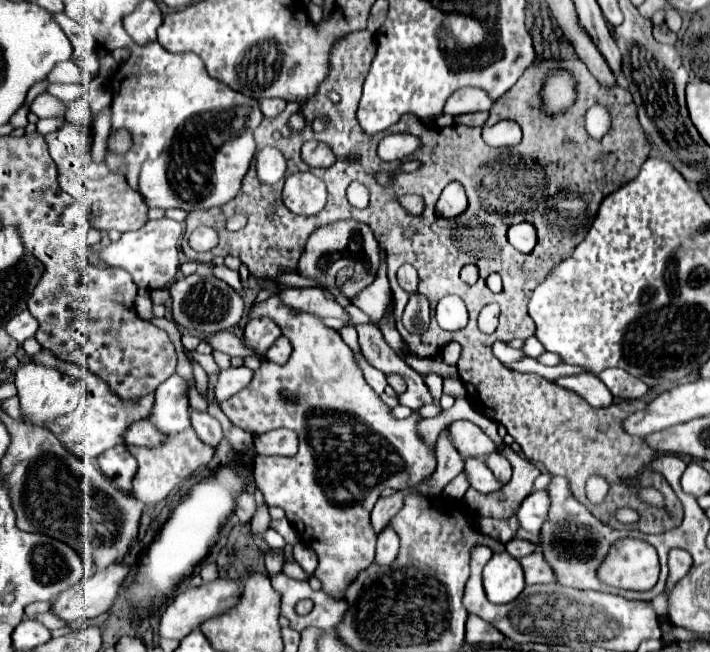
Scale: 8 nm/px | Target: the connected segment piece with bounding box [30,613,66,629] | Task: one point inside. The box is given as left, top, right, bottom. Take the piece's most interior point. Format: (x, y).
(48, 620)

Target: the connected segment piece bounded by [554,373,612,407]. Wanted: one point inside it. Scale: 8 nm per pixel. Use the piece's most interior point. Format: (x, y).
(595, 392)

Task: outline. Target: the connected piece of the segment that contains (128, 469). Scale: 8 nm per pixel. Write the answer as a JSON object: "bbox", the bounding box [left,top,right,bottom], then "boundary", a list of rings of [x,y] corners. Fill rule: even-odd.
{"bbox":[98,445,136,491],"boundary":[[[116,445],[108,451],[104,451],[100,457],[98,457],[98,465],[100,465],[100,471],[110,477],[120,489],[126,489],[130,491],[132,487],[132,477],[136,473],[136,459],[132,457],[132,453],[128,451],[126,445]]]}

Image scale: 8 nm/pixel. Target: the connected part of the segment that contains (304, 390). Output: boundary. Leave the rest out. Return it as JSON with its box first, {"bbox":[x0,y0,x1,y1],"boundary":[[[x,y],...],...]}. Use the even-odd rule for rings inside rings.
{"bbox":[222,295,436,599],"boundary":[[[278,295],[258,305],[258,311],[250,313],[250,319],[272,317],[280,327],[282,335],[292,343],[292,355],[285,365],[263,361],[254,371],[250,385],[222,403],[222,411],[228,419],[248,433],[268,433],[270,429],[288,427],[296,431],[300,449],[294,457],[254,457],[254,481],[264,495],[268,505],[278,505],[286,511],[286,519],[296,529],[300,541],[312,547],[318,555],[318,567],[314,577],[322,581],[322,589],[336,599],[344,597],[344,591],[352,577],[366,569],[374,561],[376,533],[370,527],[370,511],[378,501],[384,487],[406,491],[414,485],[424,483],[434,473],[436,457],[434,451],[418,437],[416,421],[420,419],[414,411],[408,419],[396,421],[390,415],[390,407],[372,391],[364,381],[362,369],[358,367],[354,353],[342,341],[338,331],[328,329],[316,315],[296,313],[284,307]]]}

